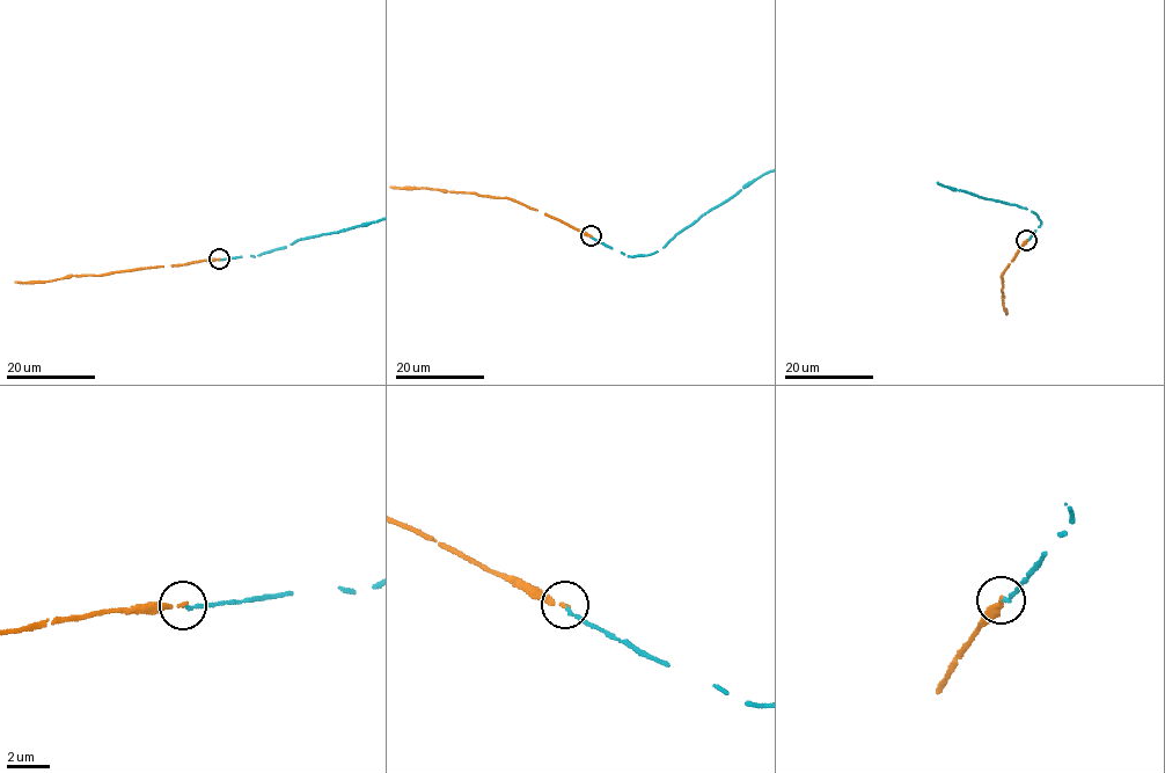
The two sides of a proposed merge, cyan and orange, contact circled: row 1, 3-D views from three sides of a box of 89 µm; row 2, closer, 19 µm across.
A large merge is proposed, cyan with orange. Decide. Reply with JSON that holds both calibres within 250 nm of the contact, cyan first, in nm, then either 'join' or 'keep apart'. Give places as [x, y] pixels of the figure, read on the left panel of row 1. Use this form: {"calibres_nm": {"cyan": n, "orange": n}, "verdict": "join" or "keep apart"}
{"calibres_nm": {"cyan": 170, "orange": 200}, "verdict": "join"}

